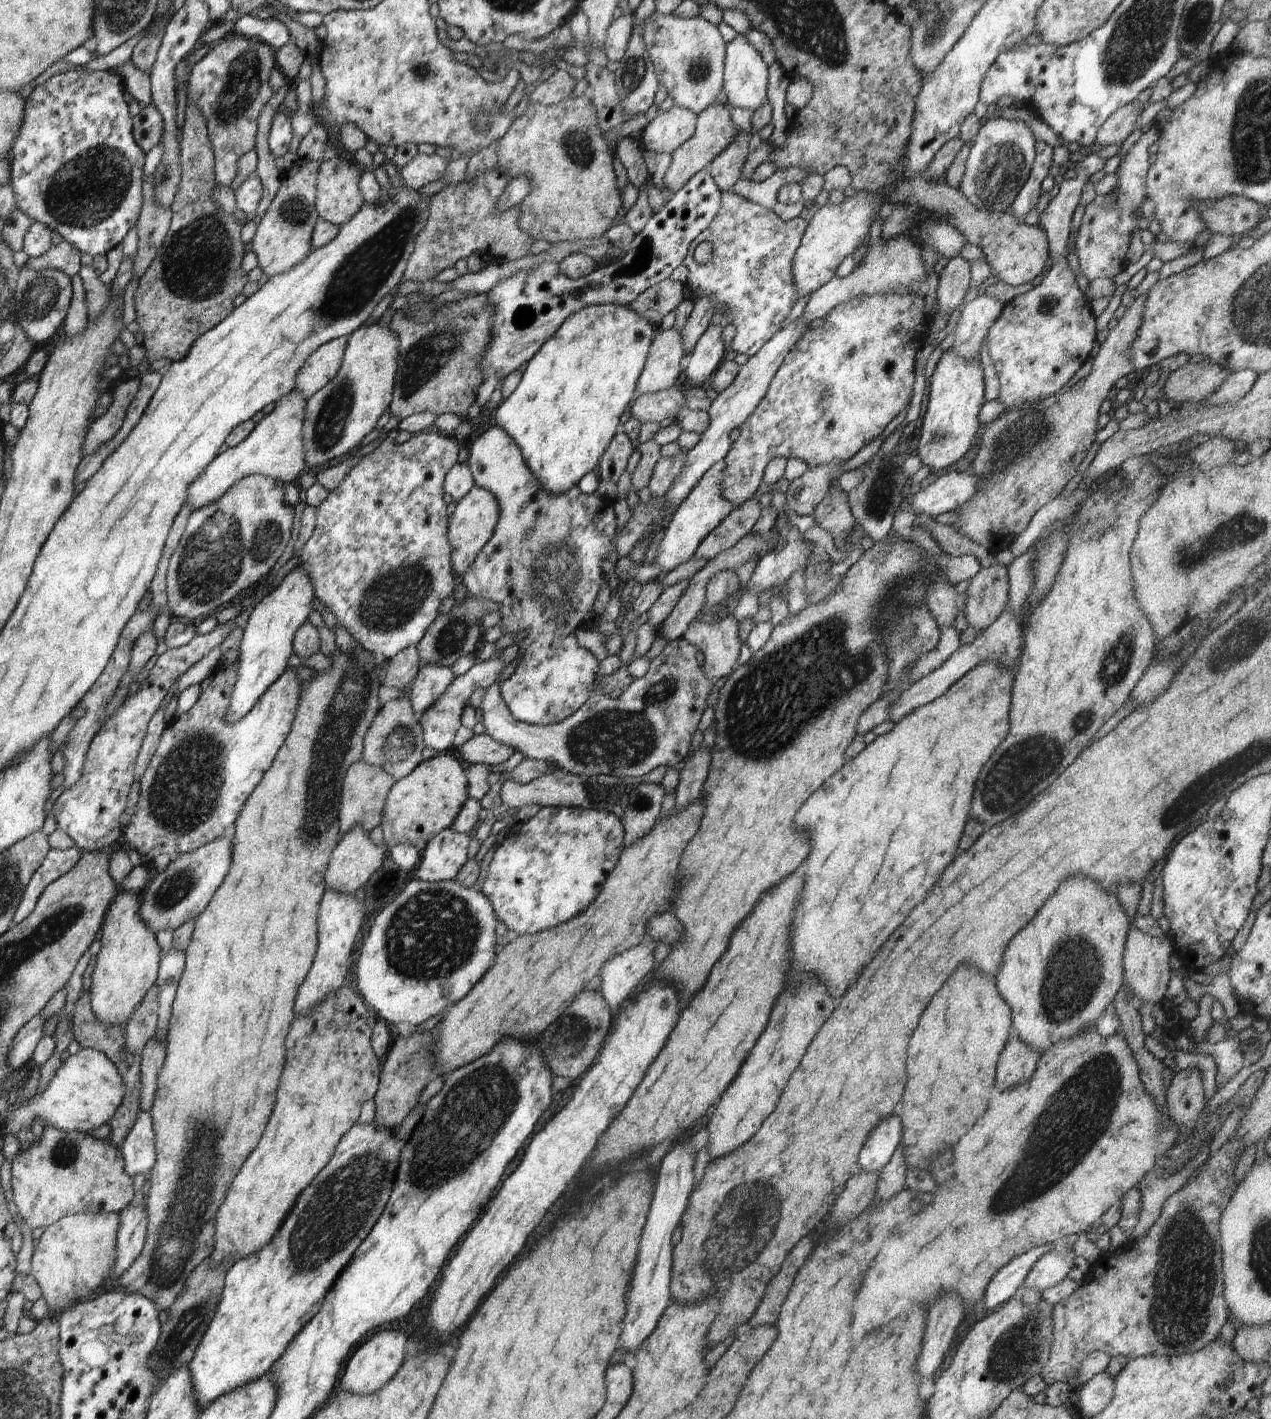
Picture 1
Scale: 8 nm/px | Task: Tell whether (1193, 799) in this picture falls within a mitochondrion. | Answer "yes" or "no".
yes

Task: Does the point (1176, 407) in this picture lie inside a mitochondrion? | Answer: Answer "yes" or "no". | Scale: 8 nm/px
no

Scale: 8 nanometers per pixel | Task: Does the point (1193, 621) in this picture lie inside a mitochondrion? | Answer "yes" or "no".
no

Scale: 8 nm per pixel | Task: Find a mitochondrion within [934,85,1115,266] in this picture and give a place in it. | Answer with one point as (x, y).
(1003, 166)

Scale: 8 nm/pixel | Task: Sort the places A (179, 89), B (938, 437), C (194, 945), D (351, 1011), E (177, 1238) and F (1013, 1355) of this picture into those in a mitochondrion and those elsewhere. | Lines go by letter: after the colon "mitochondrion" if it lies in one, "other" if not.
A: other
B: mitochondrion
C: other
D: other
E: mitochondrion
F: mitochondrion

